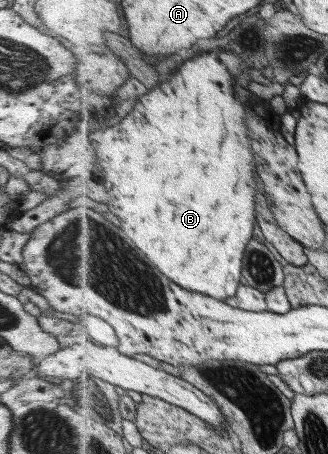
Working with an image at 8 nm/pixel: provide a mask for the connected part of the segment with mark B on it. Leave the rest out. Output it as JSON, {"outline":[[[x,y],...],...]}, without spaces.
{"outline":[[[218,53],[196,57],[181,64],[179,70],[168,76],[157,86],[154,86],[146,94],[138,97],[132,113],[126,117],[126,121],[118,127],[112,127],[112,121],[103,127],[96,127],[91,130],[93,141],[96,143],[97,160],[99,167],[96,173],[100,175],[100,183],[106,183],[110,189],[112,201],[110,201],[110,211],[120,217],[120,227],[136,241],[136,245],[158,265],[158,269],[164,275],[168,275],[170,280],[178,283],[184,289],[198,292],[210,297],[227,300],[234,297],[243,283],[243,262],[248,244],[253,240],[254,229],[256,229],[256,191],[260,183],[256,179],[256,161],[254,161],[254,149],[248,137],[248,125],[246,125],[247,103],[240,103],[234,95],[234,85],[243,84],[237,76],[228,71],[228,67],[220,61]]]}

